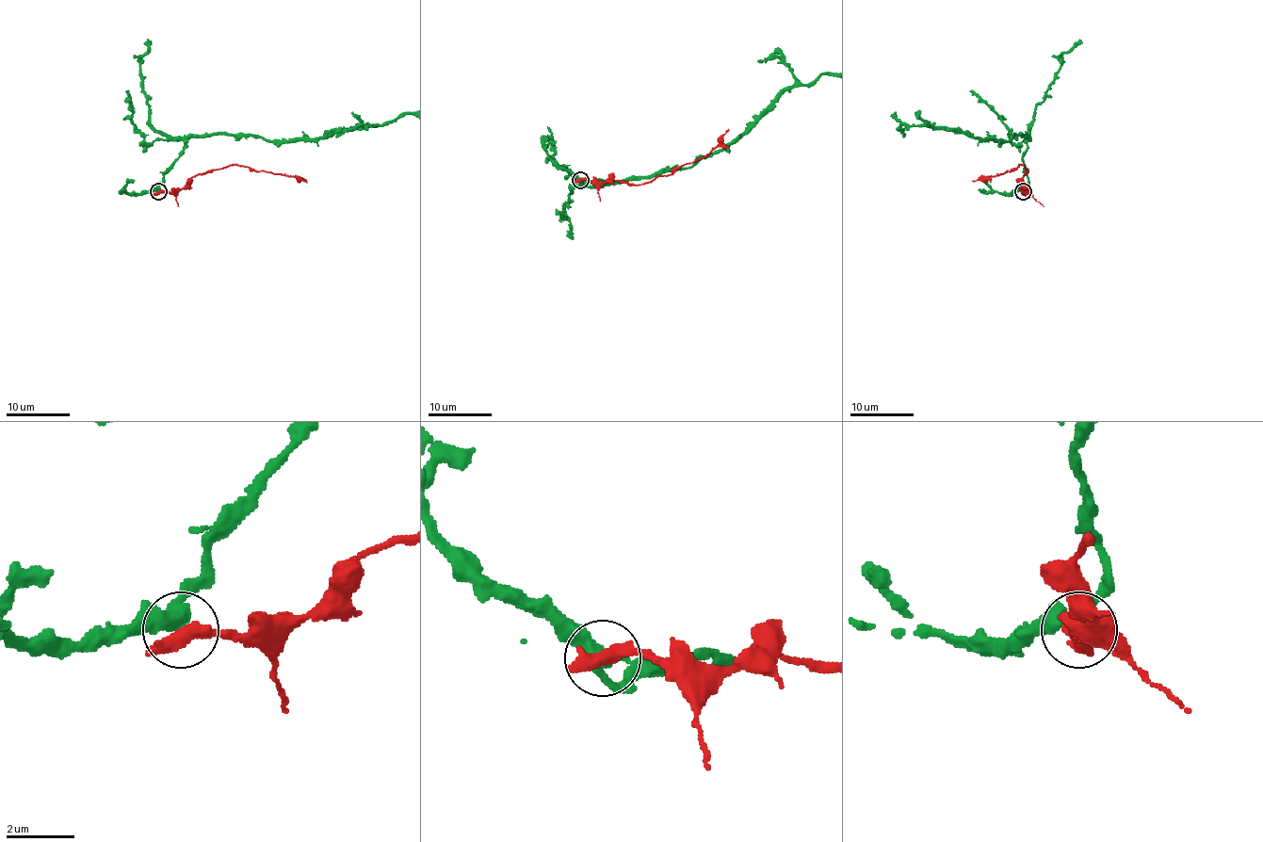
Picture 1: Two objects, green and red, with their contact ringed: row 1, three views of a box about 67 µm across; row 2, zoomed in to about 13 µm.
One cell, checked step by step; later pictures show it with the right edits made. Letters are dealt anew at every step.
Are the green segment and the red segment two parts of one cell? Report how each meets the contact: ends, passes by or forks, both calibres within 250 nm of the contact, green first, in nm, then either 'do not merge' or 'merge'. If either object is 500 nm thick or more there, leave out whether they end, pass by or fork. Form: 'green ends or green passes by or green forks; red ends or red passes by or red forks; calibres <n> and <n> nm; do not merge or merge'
green passes by; red passes by; calibres 400 and 400 nm; do not merge

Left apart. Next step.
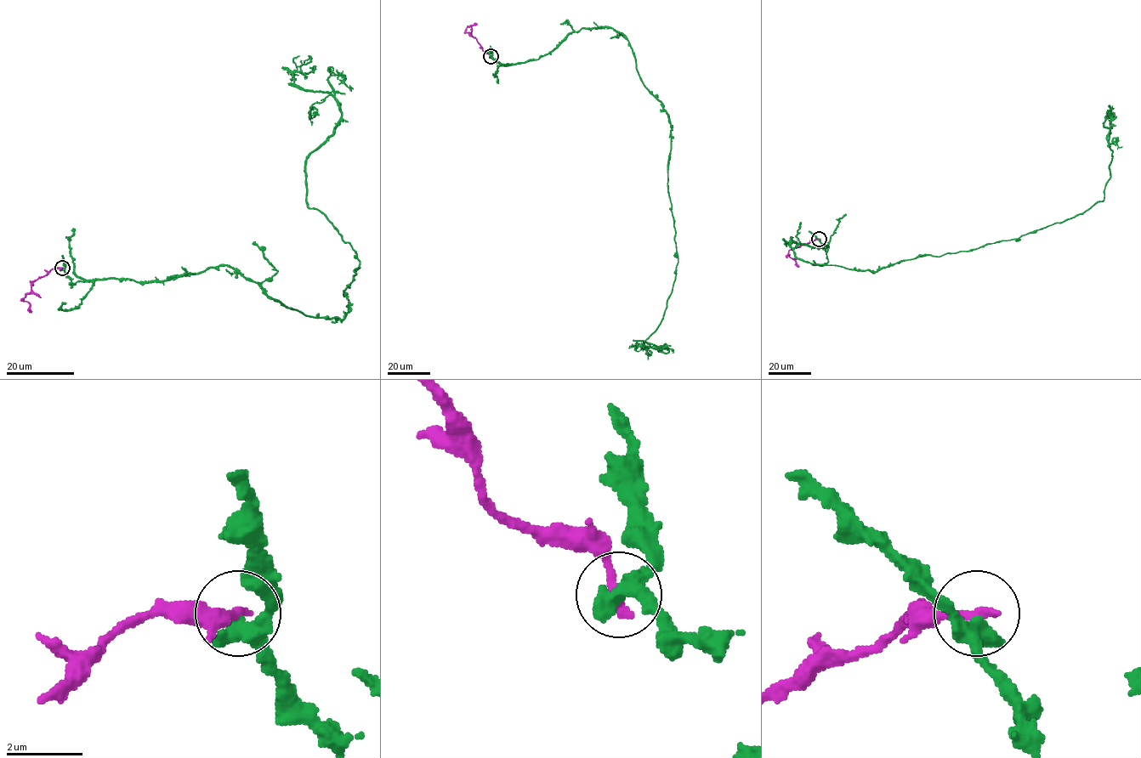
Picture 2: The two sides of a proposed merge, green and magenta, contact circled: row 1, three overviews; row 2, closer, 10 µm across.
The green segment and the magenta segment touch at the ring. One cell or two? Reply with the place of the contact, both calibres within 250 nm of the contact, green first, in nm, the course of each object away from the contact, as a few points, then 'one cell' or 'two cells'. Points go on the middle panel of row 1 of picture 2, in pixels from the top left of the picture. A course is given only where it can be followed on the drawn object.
place (491, 56); calibres 440 and 280 nm; course green (491, 56), (538, 59), (581, 28), (628, 42), (671, 127), (678, 263), (644, 347), (666, 346), (646, 343); course magenta (491, 56), (483, 51), (471, 35), (471, 26), (468, 25), (466, 31), (471, 36); two cells

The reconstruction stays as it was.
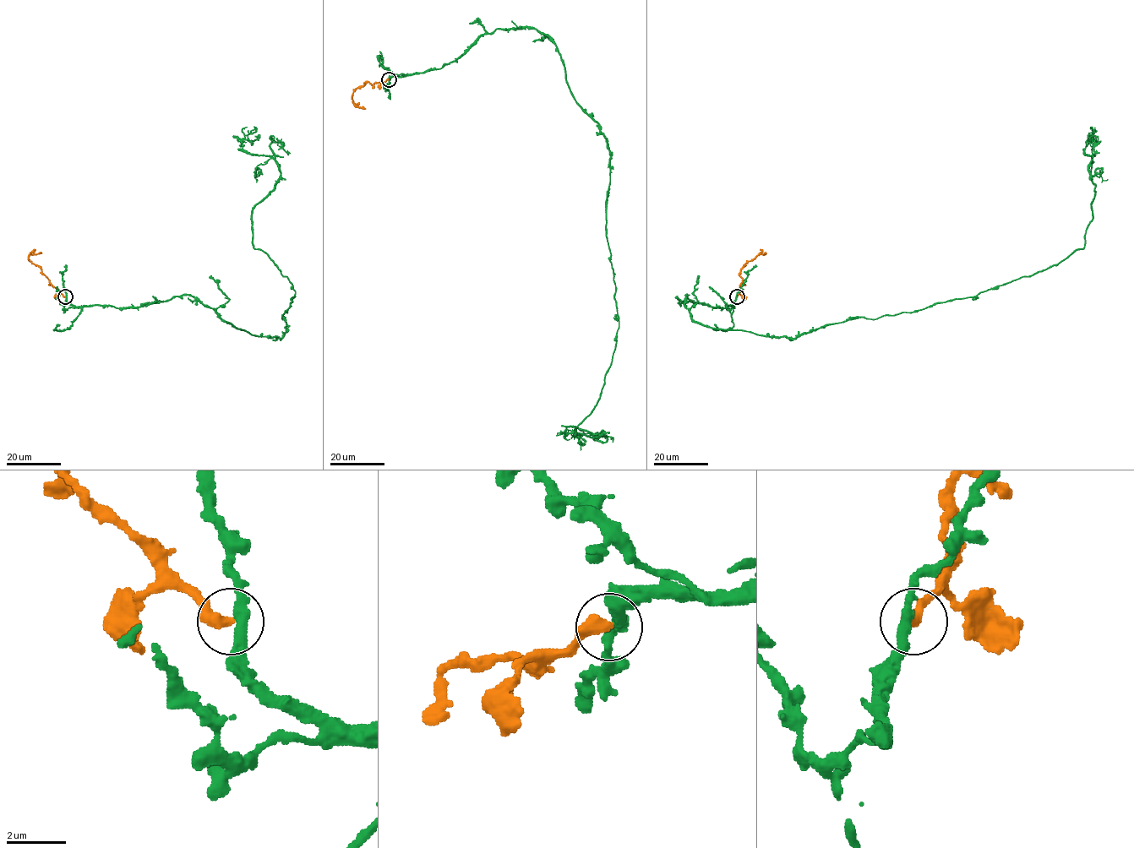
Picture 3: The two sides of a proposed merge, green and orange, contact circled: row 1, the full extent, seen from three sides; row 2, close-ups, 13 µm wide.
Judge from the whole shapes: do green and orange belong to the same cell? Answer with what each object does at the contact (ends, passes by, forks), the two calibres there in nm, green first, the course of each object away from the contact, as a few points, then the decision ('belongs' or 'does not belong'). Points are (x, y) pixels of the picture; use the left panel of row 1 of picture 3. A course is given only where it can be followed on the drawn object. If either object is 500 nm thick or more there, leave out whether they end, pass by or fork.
green passes by | orange ends | 300/440 nm | green via (65, 296), (191, 295), (281, 338), (295, 291), (251, 219), (280, 175), (242, 149), (255, 139) | orange via (65, 296), (29, 259), (29, 254), (41, 252) | does not belong

